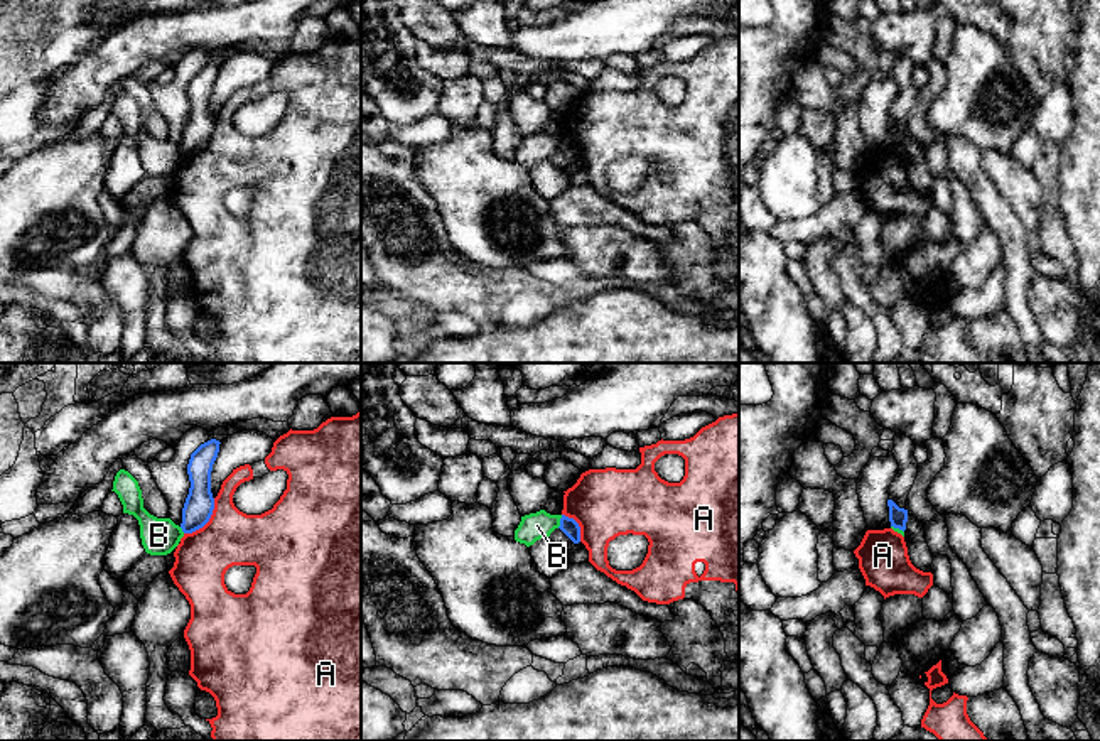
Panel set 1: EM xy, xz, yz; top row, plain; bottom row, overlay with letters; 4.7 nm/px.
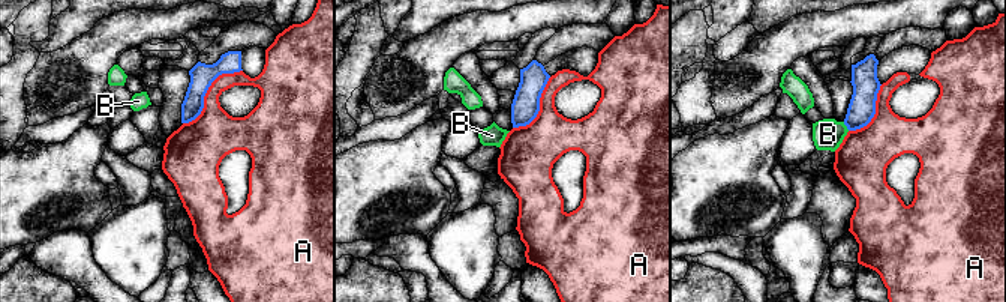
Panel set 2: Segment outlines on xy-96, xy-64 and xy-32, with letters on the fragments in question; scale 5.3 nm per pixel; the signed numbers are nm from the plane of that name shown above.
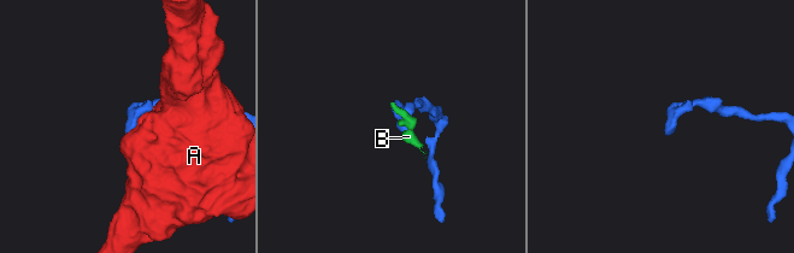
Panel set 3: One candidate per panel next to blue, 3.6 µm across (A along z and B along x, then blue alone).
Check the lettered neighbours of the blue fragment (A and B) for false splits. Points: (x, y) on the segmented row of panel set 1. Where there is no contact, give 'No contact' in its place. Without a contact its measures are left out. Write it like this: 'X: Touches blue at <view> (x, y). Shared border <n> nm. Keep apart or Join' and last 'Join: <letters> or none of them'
A: Touches blue at xy (206, 522). Shared border 220 nm. Keep apart
B: Touches blue at xz (560, 522). Shared border 70 nm. Keep apart
Join: none of them

